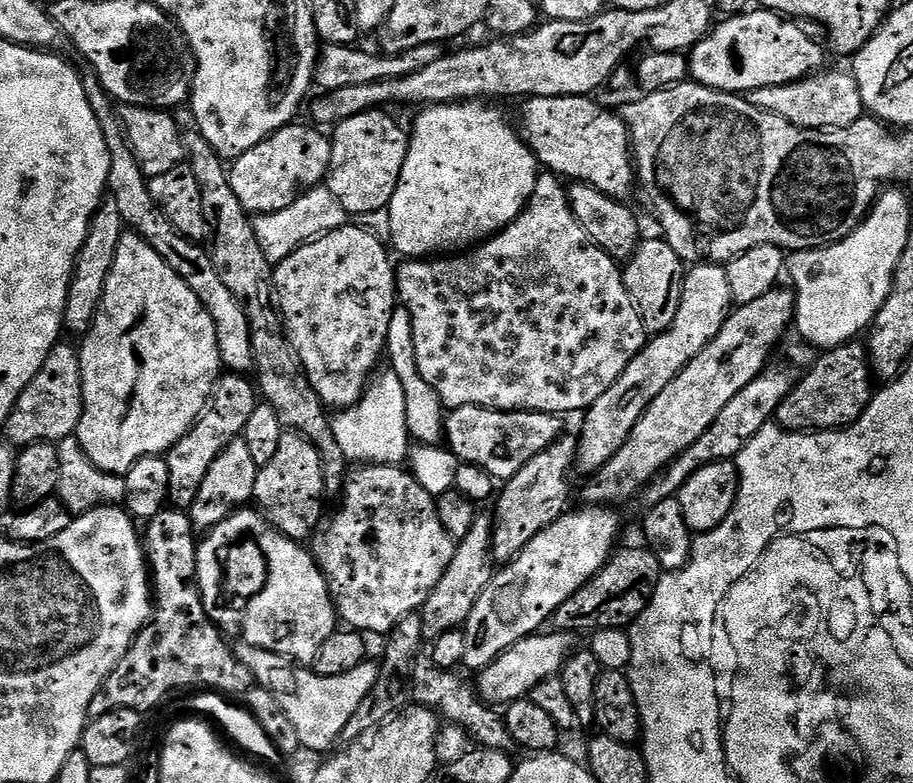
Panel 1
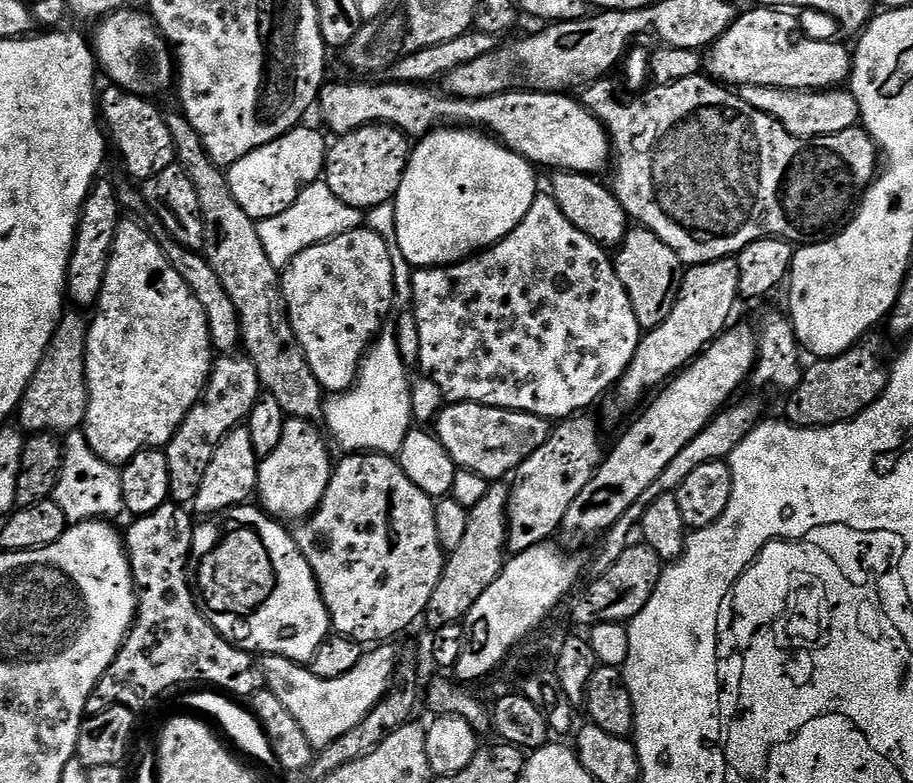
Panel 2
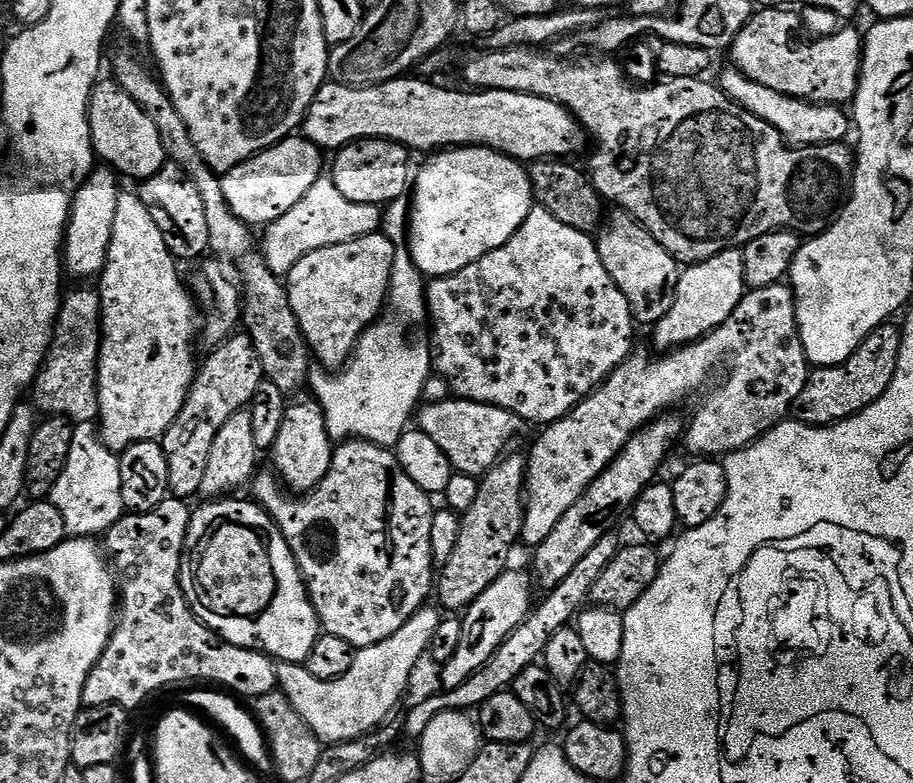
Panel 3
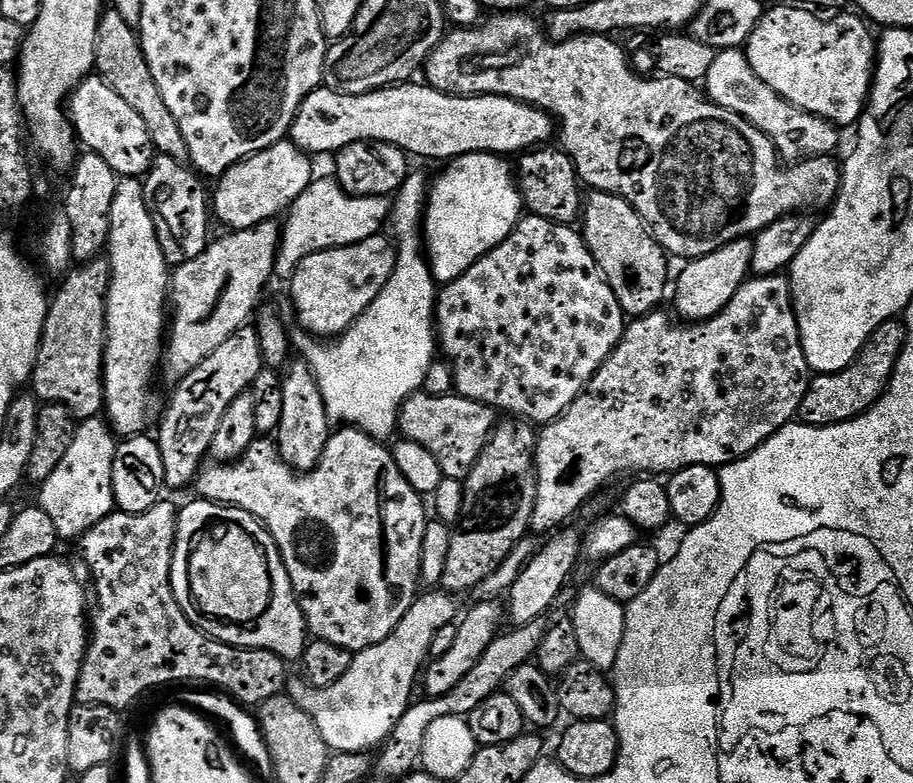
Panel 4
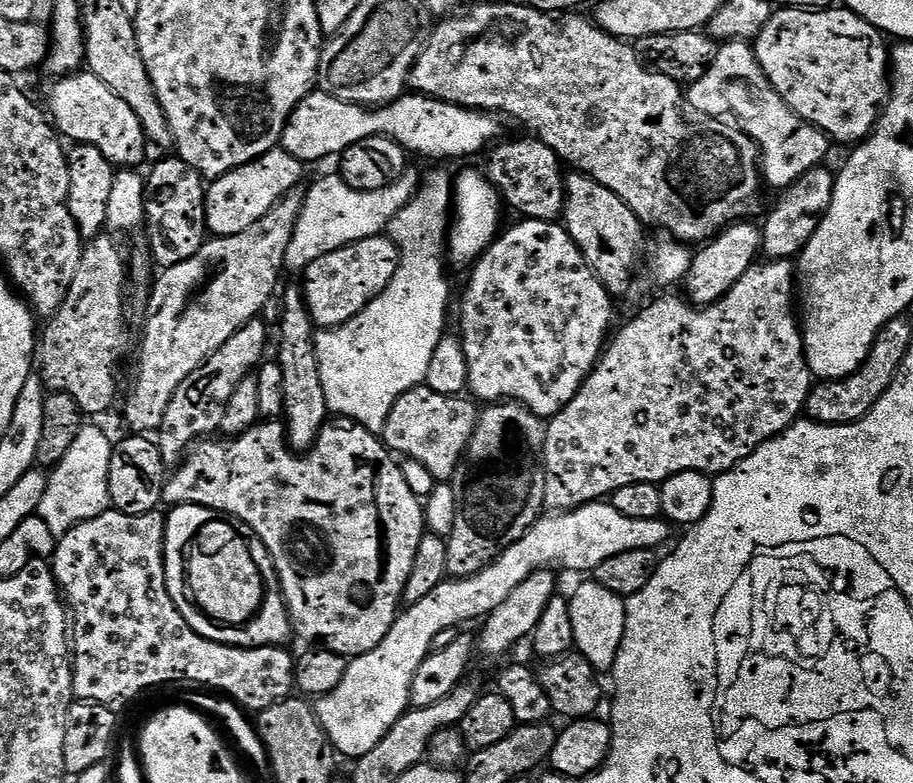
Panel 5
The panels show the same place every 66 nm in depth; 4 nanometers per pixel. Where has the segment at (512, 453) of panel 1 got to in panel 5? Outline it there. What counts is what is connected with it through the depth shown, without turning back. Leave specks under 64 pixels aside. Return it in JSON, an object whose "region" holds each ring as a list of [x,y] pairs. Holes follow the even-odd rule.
{"region":[[[427,386],[411,388],[394,402],[394,410],[382,433],[385,445],[401,457],[420,462],[436,482],[451,481],[459,468],[461,471],[468,444],[480,421],[477,405],[471,399],[464,399],[463,395],[438,394]]]}

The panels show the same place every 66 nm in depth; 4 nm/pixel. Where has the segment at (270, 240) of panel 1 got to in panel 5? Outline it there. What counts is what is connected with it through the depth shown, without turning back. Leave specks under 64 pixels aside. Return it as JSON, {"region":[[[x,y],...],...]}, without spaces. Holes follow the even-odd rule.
{"region":[[[405,171],[398,182],[386,186],[382,190],[354,190],[344,177],[339,174],[324,176],[304,195],[302,214],[298,218],[298,226],[294,226],[294,238],[290,238],[290,246],[286,246],[285,269],[290,273],[303,273],[322,254],[330,254],[334,250],[342,250],[342,246],[350,246],[354,242],[362,242],[371,236],[381,235],[389,222],[412,200],[420,186],[421,173]]]}

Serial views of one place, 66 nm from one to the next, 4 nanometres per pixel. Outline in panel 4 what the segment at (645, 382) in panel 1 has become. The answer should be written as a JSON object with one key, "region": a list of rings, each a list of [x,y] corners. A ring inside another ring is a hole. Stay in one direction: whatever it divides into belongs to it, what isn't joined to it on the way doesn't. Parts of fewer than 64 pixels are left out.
{"region":[[[735,240],[714,250],[714,254],[687,261],[683,267],[680,277],[677,280],[675,277],[674,280],[677,312],[675,315],[684,322],[709,320],[732,301],[734,294],[738,294],[738,290],[744,285],[744,281],[749,279],[752,271],[752,240]]]}

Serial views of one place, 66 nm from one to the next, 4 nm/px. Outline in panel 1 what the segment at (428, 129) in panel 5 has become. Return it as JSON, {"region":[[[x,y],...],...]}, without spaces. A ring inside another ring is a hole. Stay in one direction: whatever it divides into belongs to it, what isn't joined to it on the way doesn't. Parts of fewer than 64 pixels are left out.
{"region":[[[530,96],[520,108],[518,128],[524,137],[524,143],[536,155],[537,165],[544,164],[549,173],[555,174],[568,182],[589,184],[602,194],[617,198],[628,198],[637,183],[632,159],[632,141],[628,139],[628,127],[624,125],[623,115],[607,112],[600,104],[595,104],[592,96],[555,96],[542,98]]]}

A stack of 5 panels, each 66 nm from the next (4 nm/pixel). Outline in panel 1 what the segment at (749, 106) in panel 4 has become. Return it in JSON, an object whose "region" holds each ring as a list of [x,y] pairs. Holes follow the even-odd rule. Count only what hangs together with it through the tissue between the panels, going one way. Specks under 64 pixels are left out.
{"region":[[[828,71],[813,72],[811,76],[805,76],[804,79],[796,80],[793,84],[759,88],[747,93],[746,99],[762,110],[786,118],[786,122],[799,128],[818,128],[821,130],[845,128],[858,122],[861,116],[865,115],[866,109],[862,102],[860,87],[851,71]]]}

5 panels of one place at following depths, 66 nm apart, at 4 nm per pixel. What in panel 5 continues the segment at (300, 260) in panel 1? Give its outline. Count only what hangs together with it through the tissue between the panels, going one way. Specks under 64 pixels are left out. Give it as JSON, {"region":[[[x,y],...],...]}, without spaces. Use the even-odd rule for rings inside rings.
{"region":[[[381,234],[350,246],[342,246],[342,250],[322,254],[322,258],[310,262],[310,266],[302,273],[302,291],[308,312],[312,315],[312,323],[317,329],[323,330],[337,328],[353,320],[374,297],[390,286],[390,278],[394,278],[399,261],[398,246],[391,236]]]}

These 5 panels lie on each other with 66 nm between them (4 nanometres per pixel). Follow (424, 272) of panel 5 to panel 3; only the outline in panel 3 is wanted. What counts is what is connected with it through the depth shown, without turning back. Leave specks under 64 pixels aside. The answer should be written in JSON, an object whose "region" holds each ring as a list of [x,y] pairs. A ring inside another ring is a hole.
{"region":[[[407,199],[395,200],[386,205],[382,212],[382,231],[394,246],[394,266],[390,274],[388,298],[384,302],[384,311],[380,319],[371,324],[357,342],[351,360],[333,374],[323,366],[316,366],[309,371],[307,387],[312,388],[311,395],[322,406],[326,418],[326,430],[334,442],[346,440],[365,440],[379,448],[395,449],[404,432],[409,430],[414,420],[414,413],[424,395],[423,386],[432,372],[432,357],[427,347],[419,348],[412,341],[412,328],[425,323],[428,310],[426,295],[426,277],[414,266],[414,258],[408,249],[408,217],[410,204]]]}

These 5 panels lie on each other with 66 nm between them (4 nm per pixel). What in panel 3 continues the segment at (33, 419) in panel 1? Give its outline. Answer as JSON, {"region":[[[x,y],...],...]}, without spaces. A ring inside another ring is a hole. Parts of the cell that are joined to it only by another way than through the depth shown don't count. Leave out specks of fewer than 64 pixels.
{"region":[[[76,286],[60,301],[52,345],[48,347],[44,365],[30,388],[30,400],[37,413],[45,417],[63,416],[76,424],[87,424],[97,419],[100,411],[98,365],[101,339],[100,293],[93,289],[91,292],[88,286]]]}

